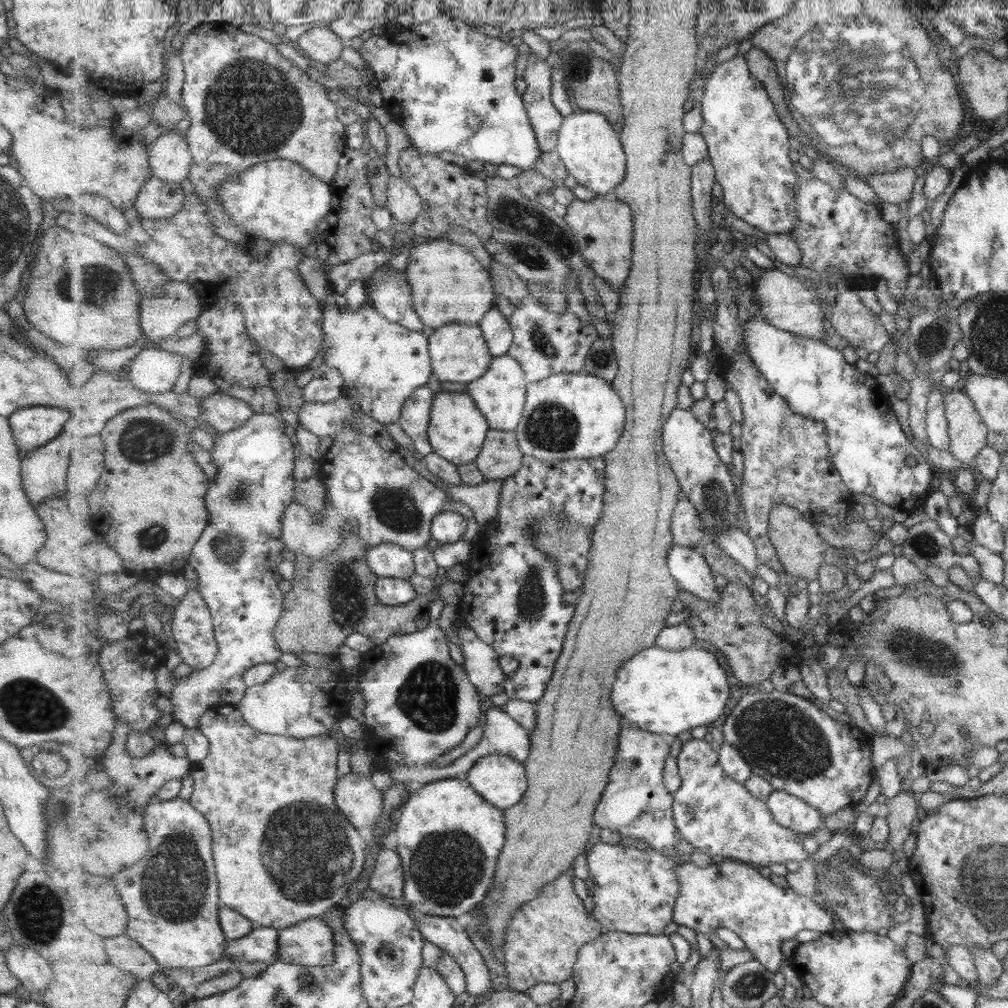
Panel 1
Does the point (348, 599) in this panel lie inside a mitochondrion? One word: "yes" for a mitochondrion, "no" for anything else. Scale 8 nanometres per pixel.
yes

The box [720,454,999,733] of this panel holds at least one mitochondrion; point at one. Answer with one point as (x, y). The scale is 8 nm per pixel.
(925, 653)

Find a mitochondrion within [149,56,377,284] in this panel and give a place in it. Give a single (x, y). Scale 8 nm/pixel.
(249, 110)

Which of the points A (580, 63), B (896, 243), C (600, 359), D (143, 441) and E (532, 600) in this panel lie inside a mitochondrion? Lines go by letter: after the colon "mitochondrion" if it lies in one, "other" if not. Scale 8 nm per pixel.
A: mitochondrion
B: other
C: mitochondrion
D: mitochondrion
E: mitochondrion

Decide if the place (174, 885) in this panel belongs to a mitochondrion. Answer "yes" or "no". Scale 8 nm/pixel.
yes

